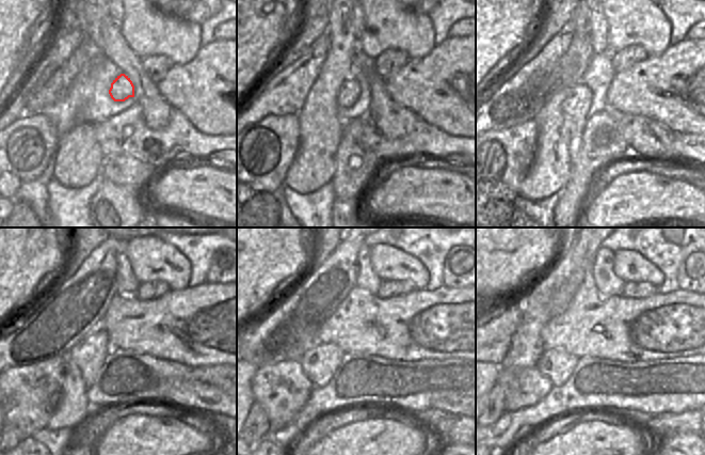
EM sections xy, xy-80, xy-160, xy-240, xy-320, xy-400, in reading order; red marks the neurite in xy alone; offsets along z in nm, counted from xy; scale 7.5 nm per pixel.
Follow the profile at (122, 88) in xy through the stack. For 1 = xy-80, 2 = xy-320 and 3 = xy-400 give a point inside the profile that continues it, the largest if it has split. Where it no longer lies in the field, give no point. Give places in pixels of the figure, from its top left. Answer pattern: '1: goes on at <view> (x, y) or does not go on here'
1: goes on at xy-80 (350, 90)
2: goes on at xy-320 (319, 363)
3: goes on at xy-400 (557, 365)

